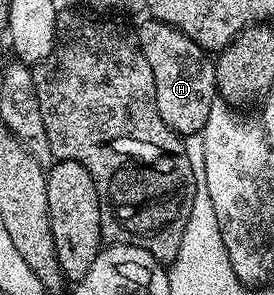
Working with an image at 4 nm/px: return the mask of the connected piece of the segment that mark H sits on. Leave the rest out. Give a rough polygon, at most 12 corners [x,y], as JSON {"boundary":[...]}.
{"boundary":[[146,19],[160,119],[201,134],[218,92],[211,54],[184,31]]}

